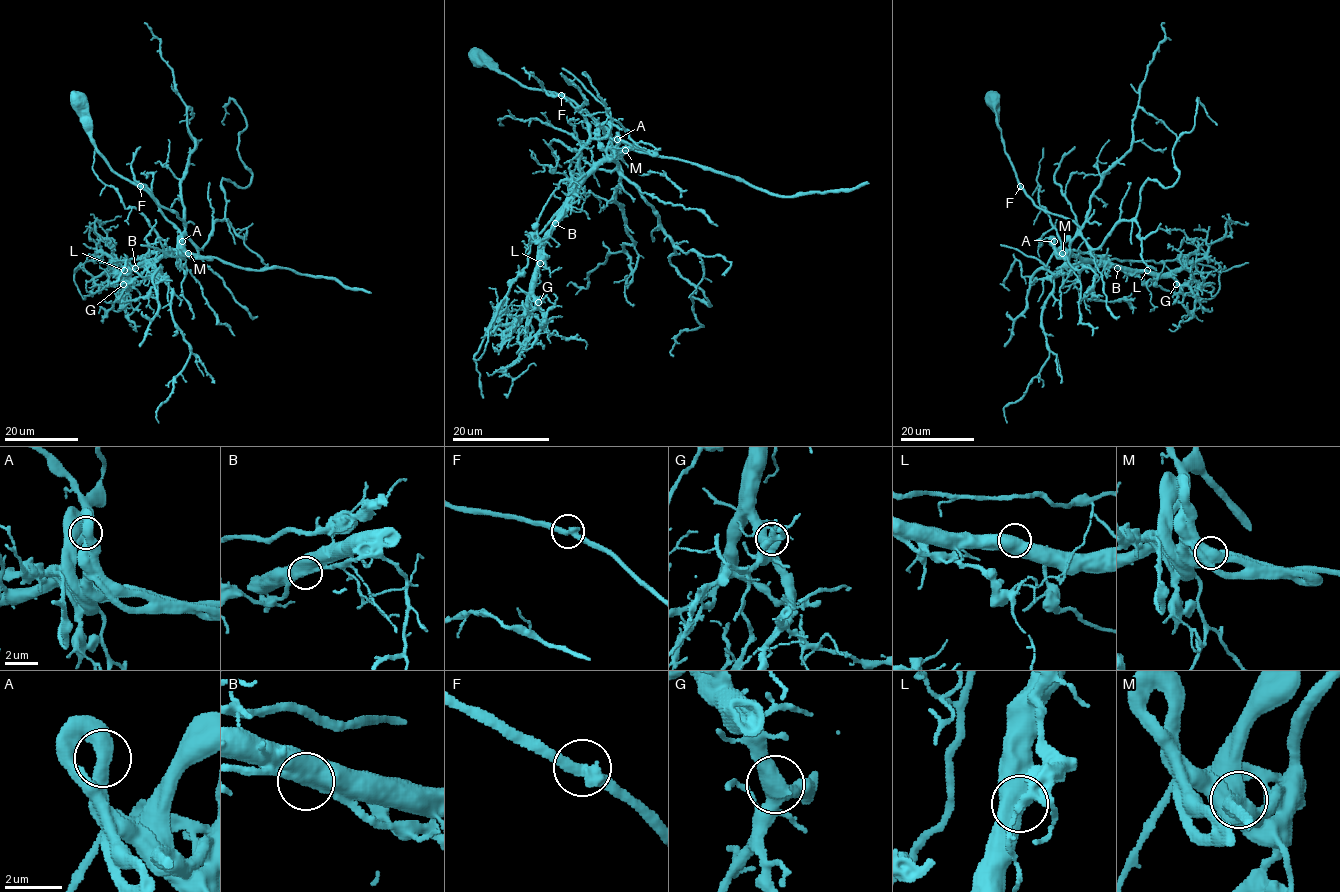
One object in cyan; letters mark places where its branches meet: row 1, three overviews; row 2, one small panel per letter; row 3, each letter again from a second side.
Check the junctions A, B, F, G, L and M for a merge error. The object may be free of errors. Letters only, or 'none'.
B

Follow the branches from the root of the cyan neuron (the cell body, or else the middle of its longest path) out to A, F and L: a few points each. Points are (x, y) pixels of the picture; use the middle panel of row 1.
A: (479, 60), (526, 87), (556, 92), (574, 100), (609, 133), (610, 150), (621, 174), (613, 153), (617, 139)
F: (479, 60), (480, 64), (505, 73), (526, 87), (560, 94)
L: (479, 60), (526, 87), (574, 100), (609, 133), (621, 170), (604, 160), (571, 194), (540, 263)

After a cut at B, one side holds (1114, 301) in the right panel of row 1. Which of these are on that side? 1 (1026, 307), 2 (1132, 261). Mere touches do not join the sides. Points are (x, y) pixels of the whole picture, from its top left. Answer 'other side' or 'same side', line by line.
1: other side
2: same side

